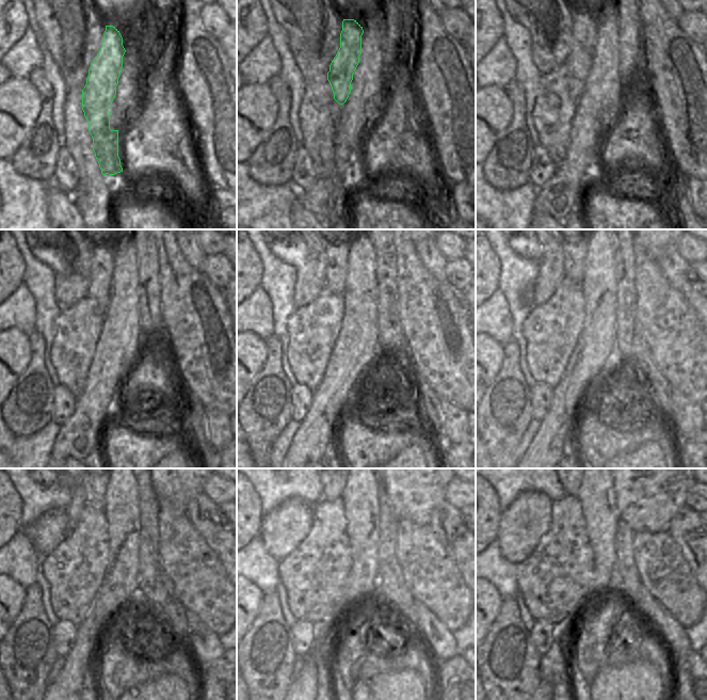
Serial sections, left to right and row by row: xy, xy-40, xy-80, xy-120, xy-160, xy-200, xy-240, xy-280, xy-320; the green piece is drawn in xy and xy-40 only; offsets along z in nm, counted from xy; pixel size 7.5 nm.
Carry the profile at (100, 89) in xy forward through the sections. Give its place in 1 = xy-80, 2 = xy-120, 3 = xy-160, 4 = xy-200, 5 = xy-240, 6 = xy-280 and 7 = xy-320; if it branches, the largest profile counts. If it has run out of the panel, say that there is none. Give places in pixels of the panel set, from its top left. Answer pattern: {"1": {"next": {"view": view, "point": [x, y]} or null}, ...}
{"1": {"next": {"view": "xy-80", "point": [579, 62]}}, "2": {"next": {"view": "xy-120", "point": [103, 253]}}, "3": {"next": {"view": "xy-160", "point": [337, 251]}}, "4": {"next": {"view": "xy-200", "point": [575, 251]}}, "5": {"next": {"view": "xy-240", "point": [95, 490]}}, "6": {"next": {"view": "xy-280", "point": [332, 490]}}, "7": {"next": {"view": "xy-320", "point": [571, 490]}}}

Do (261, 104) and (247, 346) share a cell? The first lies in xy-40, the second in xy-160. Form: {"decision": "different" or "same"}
{"decision": "same"}

